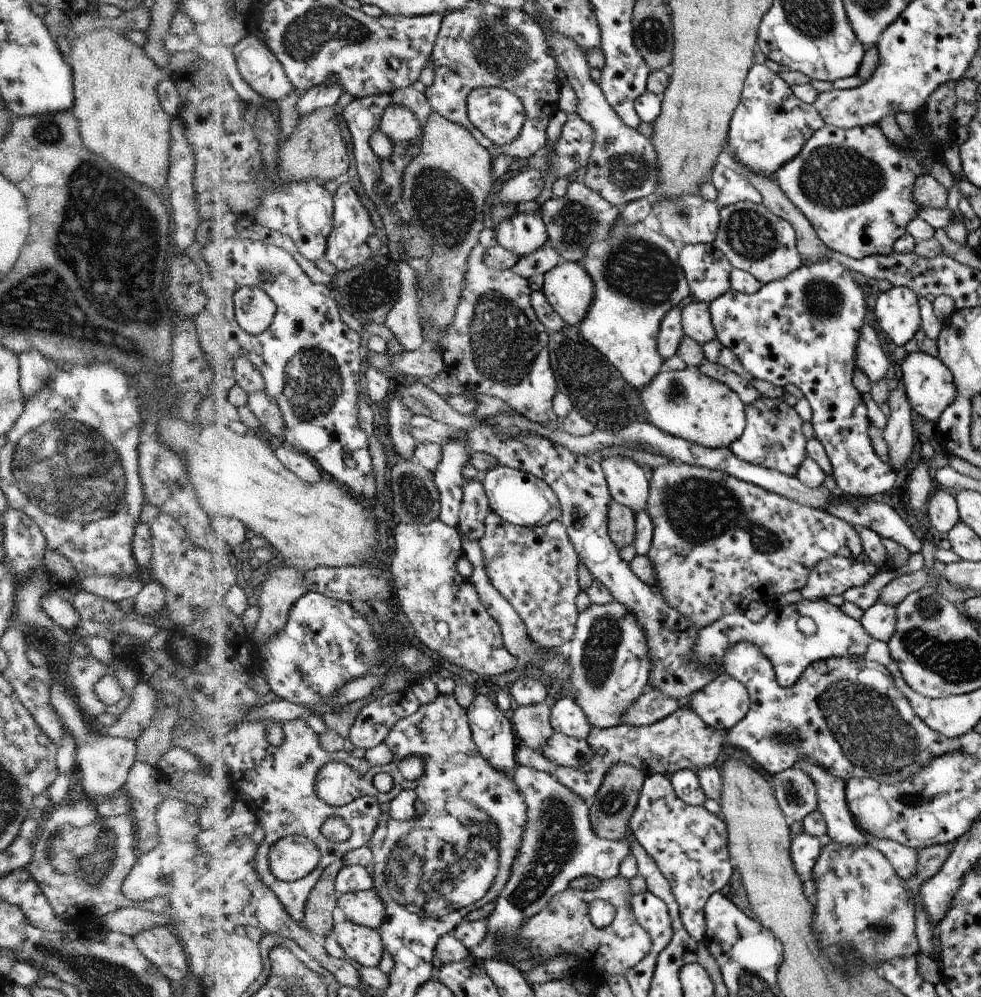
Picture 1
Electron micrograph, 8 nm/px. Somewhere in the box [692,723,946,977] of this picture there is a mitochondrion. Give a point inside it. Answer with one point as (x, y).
(906, 797)

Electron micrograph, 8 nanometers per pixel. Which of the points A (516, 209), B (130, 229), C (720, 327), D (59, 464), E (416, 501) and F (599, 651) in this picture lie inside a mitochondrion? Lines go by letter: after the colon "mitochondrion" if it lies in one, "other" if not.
A: other
B: mitochondrion
C: other
D: mitochondrion
E: mitochondrion
F: mitochondrion

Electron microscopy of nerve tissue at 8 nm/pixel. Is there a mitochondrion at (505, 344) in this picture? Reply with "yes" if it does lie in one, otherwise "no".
yes

